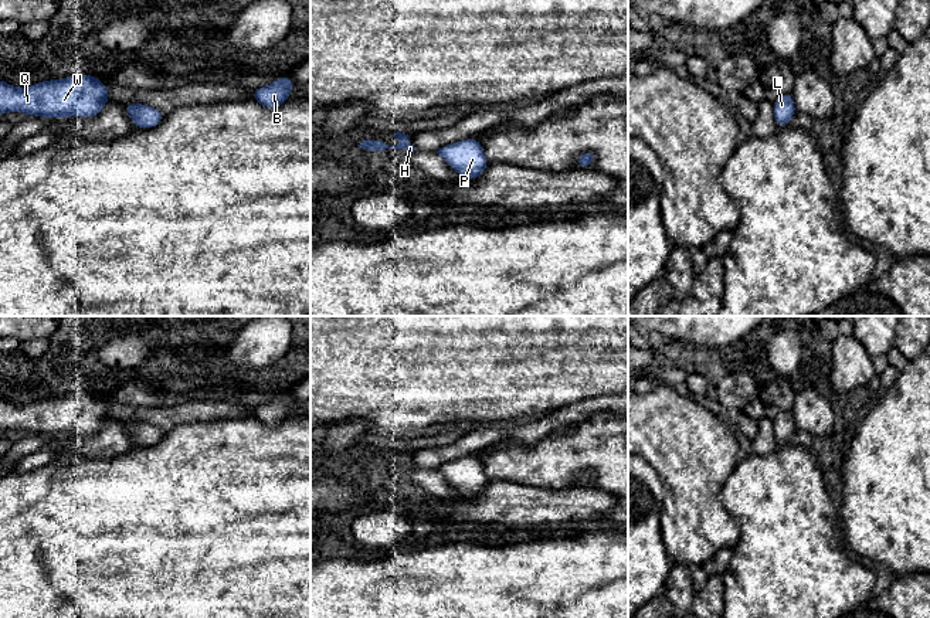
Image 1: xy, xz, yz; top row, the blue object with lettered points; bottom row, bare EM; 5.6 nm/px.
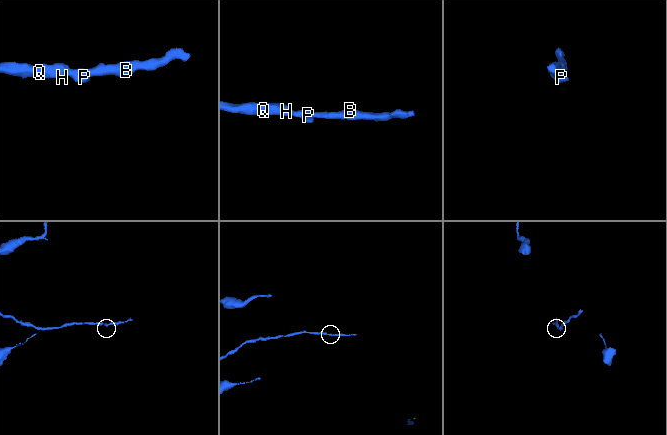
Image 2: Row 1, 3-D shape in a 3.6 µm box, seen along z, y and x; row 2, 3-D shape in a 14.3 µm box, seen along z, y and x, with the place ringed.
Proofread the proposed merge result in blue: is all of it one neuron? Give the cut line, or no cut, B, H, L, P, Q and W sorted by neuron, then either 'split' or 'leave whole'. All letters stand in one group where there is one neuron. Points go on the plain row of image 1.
cut none; groups B H L P Q W; leave whole

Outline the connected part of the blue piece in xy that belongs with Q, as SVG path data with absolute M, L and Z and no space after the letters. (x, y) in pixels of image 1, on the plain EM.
M77 391L16 405L0 397L0 432L21 429L40 435L95 435L112 418L98 394Z

